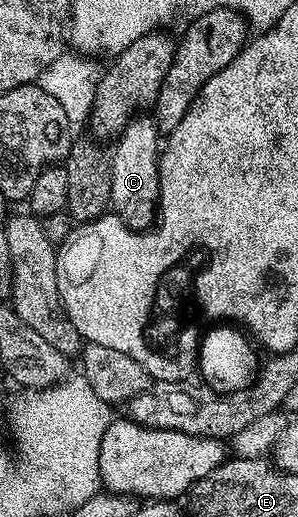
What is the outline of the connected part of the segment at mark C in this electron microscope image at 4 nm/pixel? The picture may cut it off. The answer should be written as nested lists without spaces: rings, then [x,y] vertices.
[[[134,115],[125,125],[117,144],[111,148],[111,198],[112,207],[121,221],[134,232],[144,232],[154,227],[158,219],[161,199],[161,170],[159,167],[159,129],[152,115]]]

